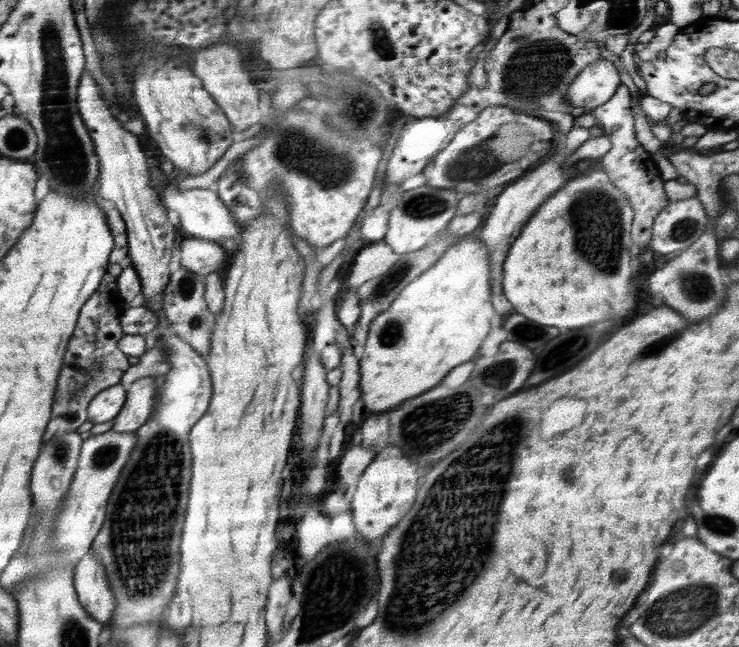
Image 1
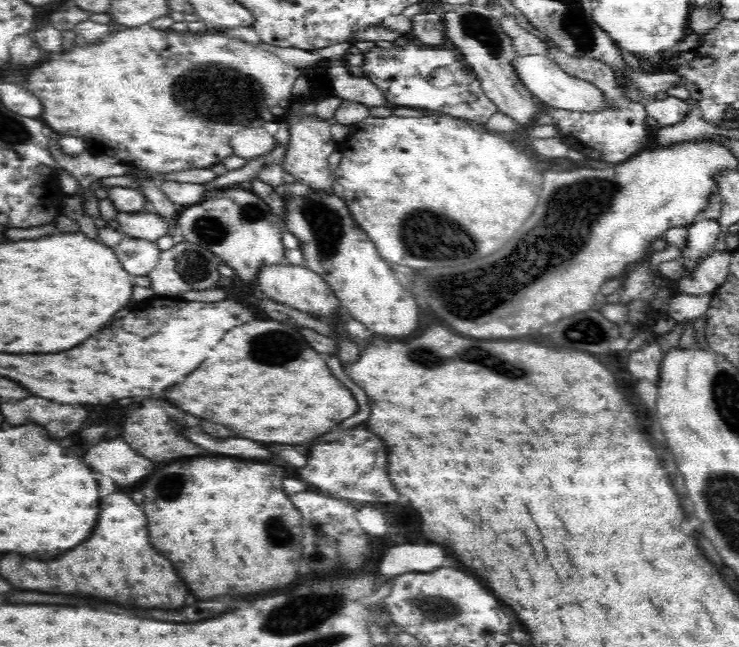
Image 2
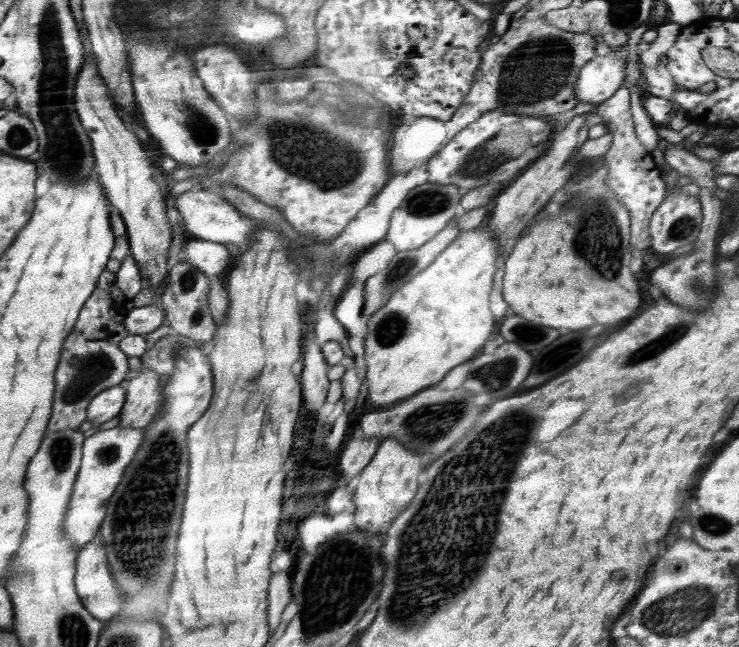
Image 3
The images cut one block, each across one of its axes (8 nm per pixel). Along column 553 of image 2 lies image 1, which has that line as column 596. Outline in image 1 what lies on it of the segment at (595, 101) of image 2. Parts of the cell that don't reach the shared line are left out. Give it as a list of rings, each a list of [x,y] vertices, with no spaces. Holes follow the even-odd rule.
[[[603,57],[595,60],[593,64],[586,66],[586,69],[578,73],[570,84],[566,92],[569,111],[572,108],[584,107],[591,112],[610,100],[620,83],[618,68],[610,60]]]

